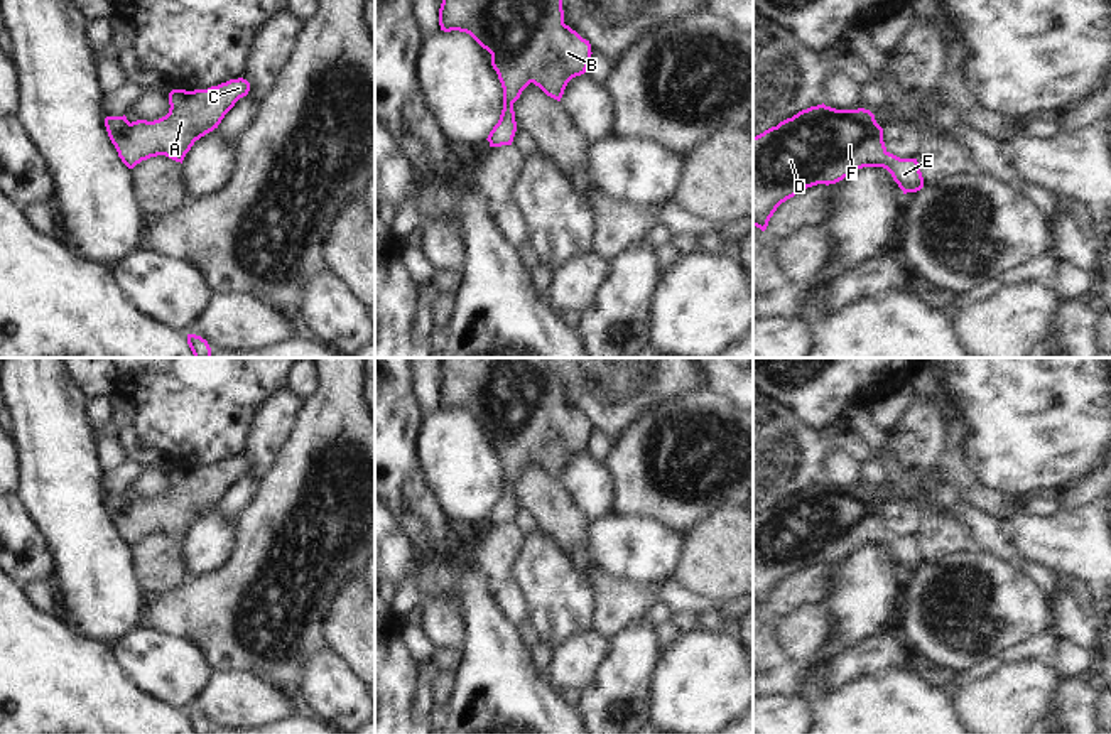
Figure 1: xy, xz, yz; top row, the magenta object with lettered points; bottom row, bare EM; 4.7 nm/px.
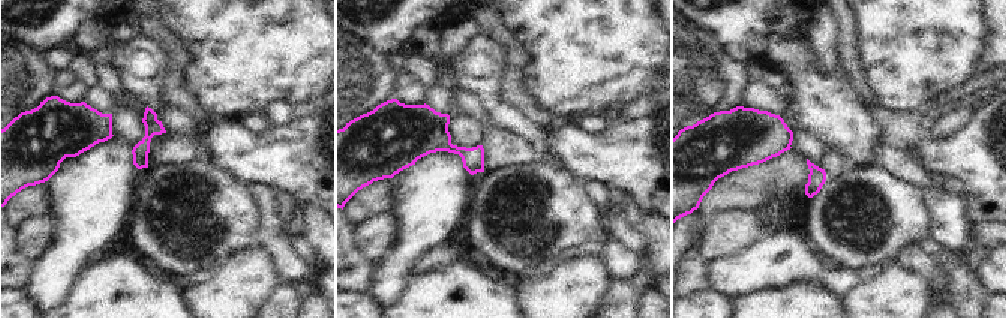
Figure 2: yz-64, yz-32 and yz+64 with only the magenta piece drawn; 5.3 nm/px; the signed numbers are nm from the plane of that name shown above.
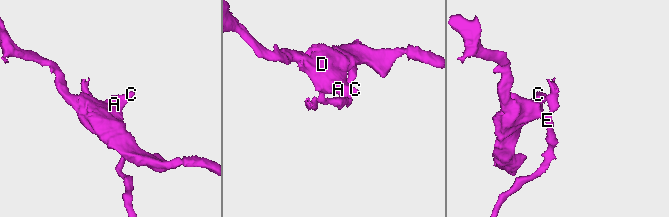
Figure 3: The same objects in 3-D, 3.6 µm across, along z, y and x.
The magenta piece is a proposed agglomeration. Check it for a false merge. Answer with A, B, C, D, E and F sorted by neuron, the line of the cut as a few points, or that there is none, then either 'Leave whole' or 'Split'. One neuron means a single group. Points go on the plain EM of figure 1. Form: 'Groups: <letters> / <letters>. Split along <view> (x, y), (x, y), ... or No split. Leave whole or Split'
Groups: A B C D E F. No split. Leave whole.

